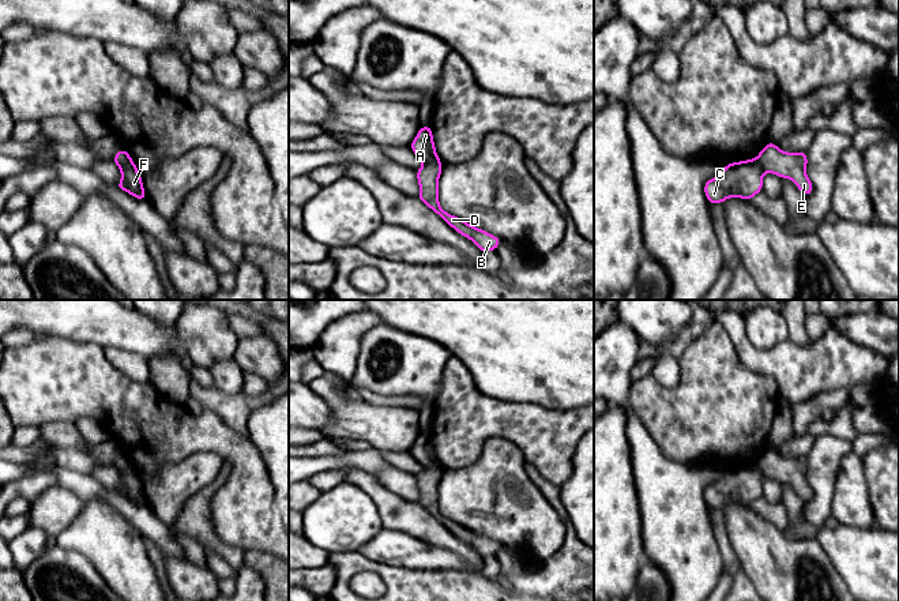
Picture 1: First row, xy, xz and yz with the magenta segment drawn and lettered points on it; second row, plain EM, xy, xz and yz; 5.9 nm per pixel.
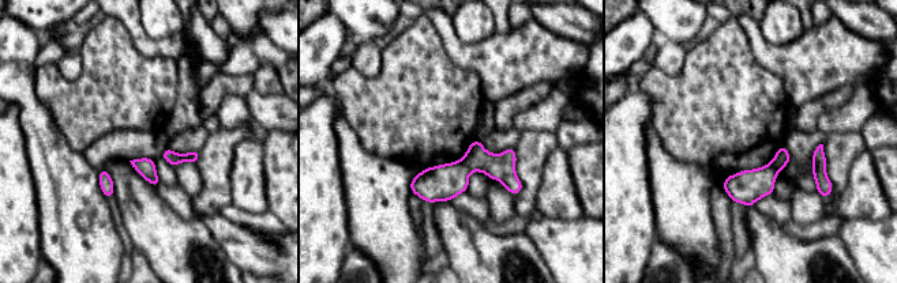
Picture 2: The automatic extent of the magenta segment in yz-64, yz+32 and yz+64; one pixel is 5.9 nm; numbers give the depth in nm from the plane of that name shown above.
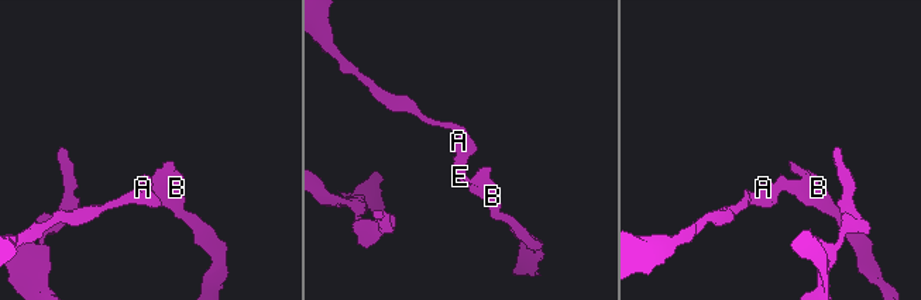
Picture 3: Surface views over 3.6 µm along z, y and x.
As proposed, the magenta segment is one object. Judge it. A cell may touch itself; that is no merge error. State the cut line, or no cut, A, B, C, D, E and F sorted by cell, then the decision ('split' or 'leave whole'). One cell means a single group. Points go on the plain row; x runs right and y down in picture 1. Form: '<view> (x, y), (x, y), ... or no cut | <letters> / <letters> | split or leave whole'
xz (424, 466), (440, 468) | A C F / B D E | split

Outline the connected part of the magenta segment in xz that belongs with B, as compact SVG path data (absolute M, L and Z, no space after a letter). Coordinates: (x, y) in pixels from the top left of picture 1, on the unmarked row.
M424 467L422 472L415 477L420 497L418 504L425 508L432 517L443 523L452 534L459 540L471 545L484 560L496 553L503 548L499 542L470 530L469 527L444 517L439 508L439 484L443 477L441 467Z

